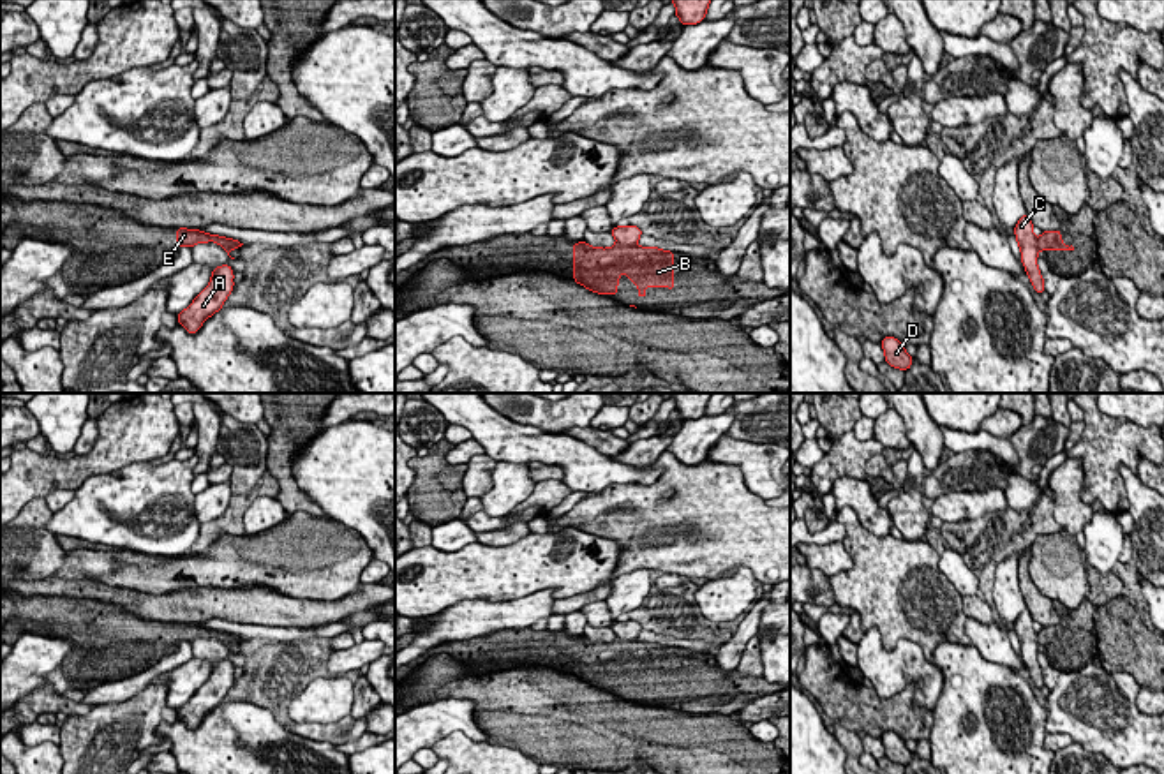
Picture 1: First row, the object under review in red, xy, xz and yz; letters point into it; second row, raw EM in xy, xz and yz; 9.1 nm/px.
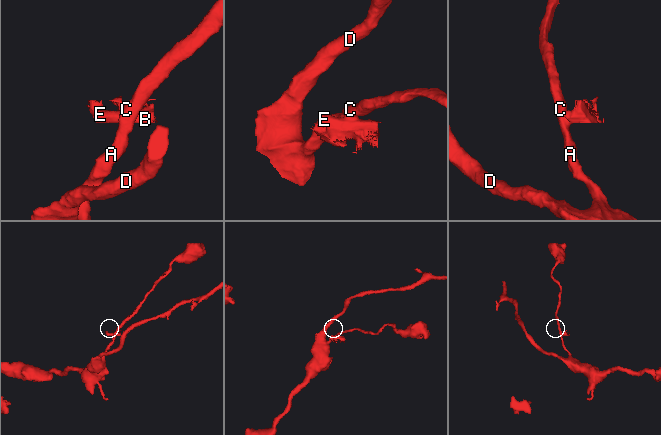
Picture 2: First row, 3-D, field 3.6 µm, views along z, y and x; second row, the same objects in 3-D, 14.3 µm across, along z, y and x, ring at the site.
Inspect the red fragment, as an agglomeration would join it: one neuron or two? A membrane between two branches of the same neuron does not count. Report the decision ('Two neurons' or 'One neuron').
Two neurons

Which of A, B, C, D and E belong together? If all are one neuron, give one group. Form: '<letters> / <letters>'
A C D / B E

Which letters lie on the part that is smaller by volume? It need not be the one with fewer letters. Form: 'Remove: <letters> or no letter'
Remove: B, E

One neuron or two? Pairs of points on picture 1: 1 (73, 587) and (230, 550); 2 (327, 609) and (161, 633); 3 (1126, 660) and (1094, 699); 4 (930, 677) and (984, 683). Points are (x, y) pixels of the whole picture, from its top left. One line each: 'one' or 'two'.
1: two
2: two
3: two
4: two

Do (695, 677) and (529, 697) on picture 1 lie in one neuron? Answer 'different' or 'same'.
different

